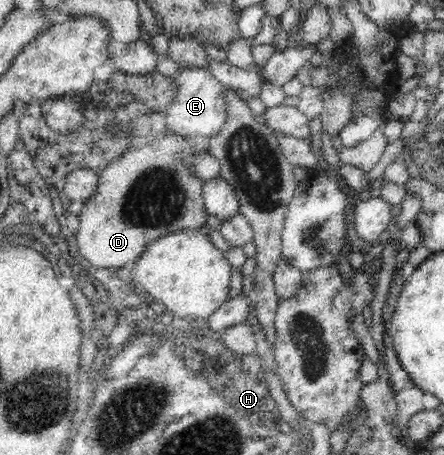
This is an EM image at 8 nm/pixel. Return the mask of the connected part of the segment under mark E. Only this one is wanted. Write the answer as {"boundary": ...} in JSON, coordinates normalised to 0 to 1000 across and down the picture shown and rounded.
{"boundary":[[[453,147],[399,156],[392,174],[401,198],[372,251],[374,284],[412,301],[480,301],[493,292],[511,262],[507,191],[477,163]]]}

